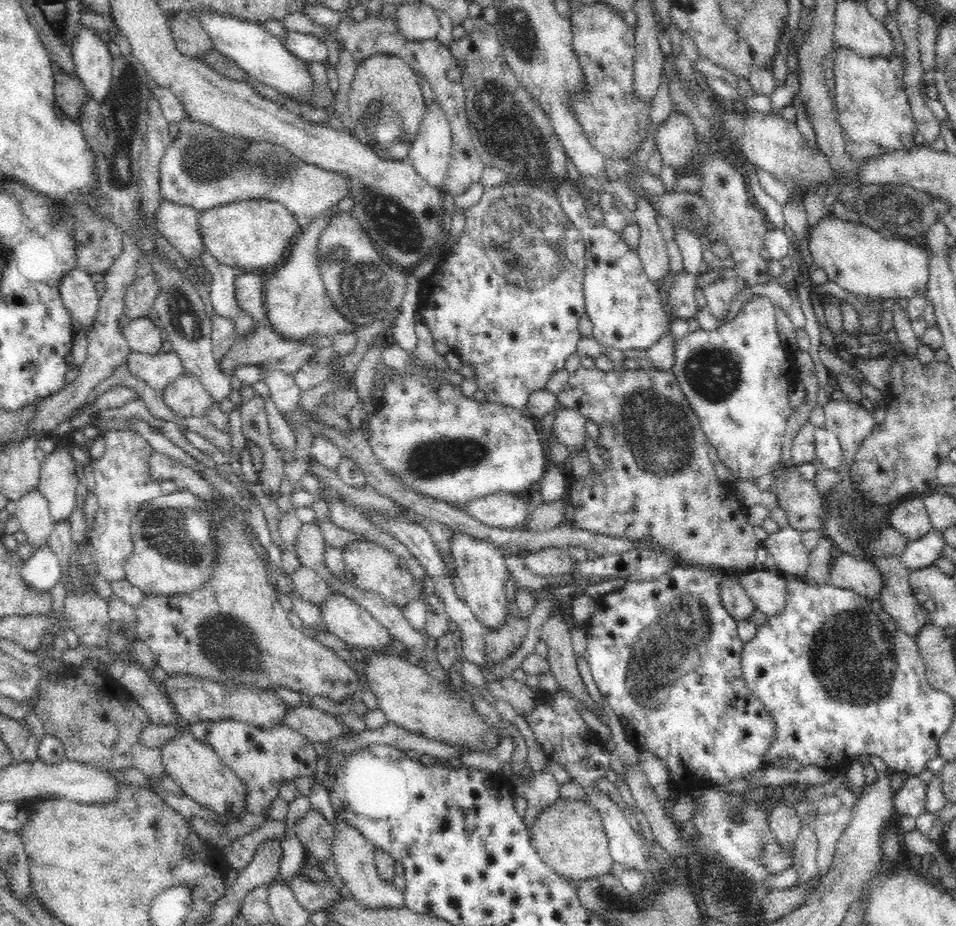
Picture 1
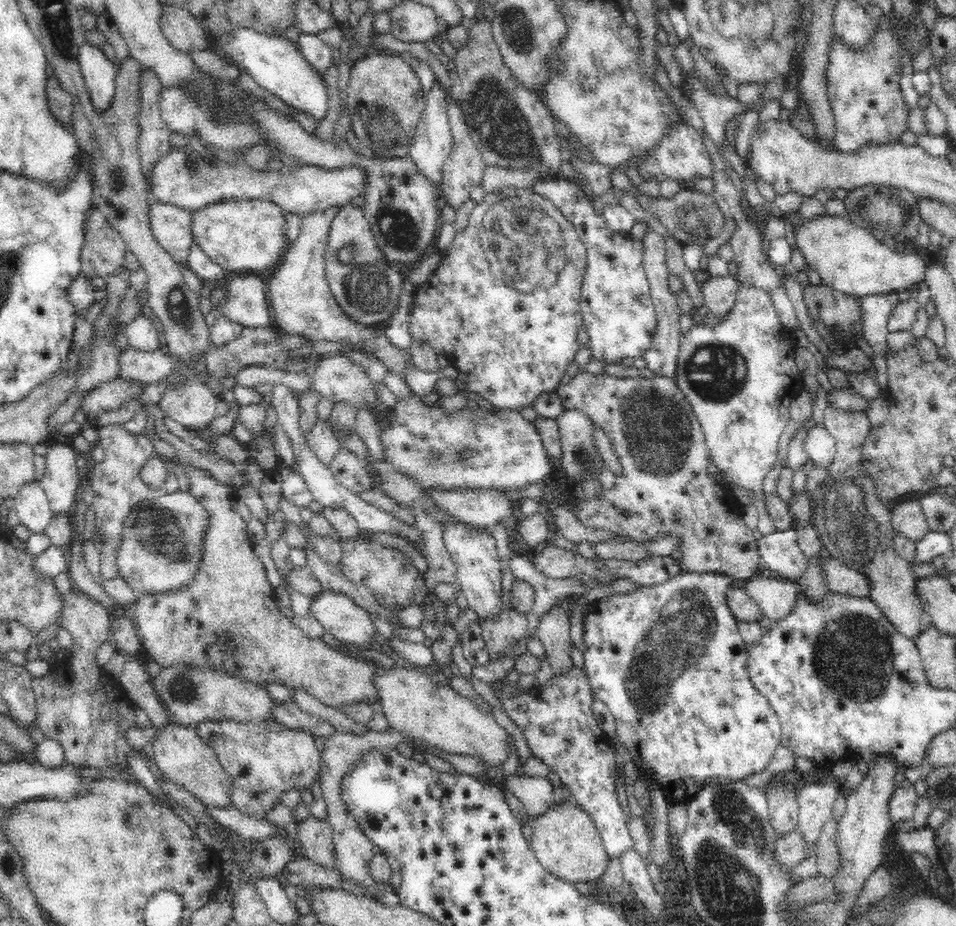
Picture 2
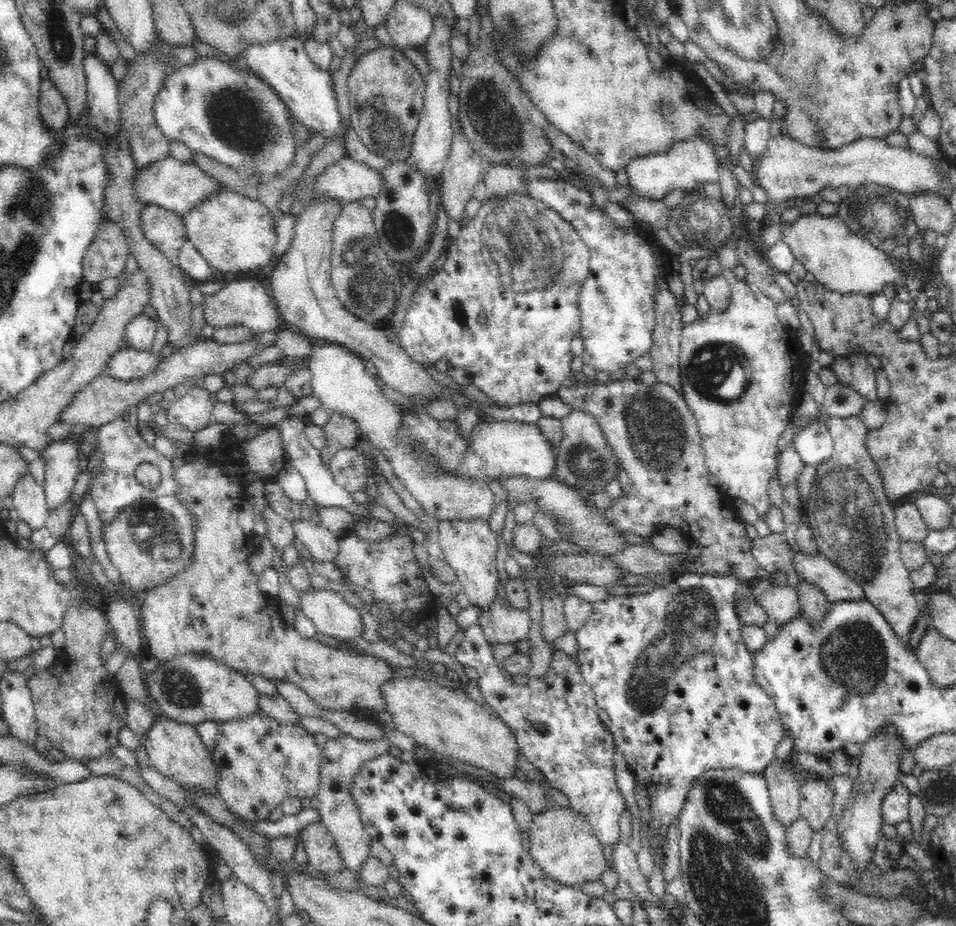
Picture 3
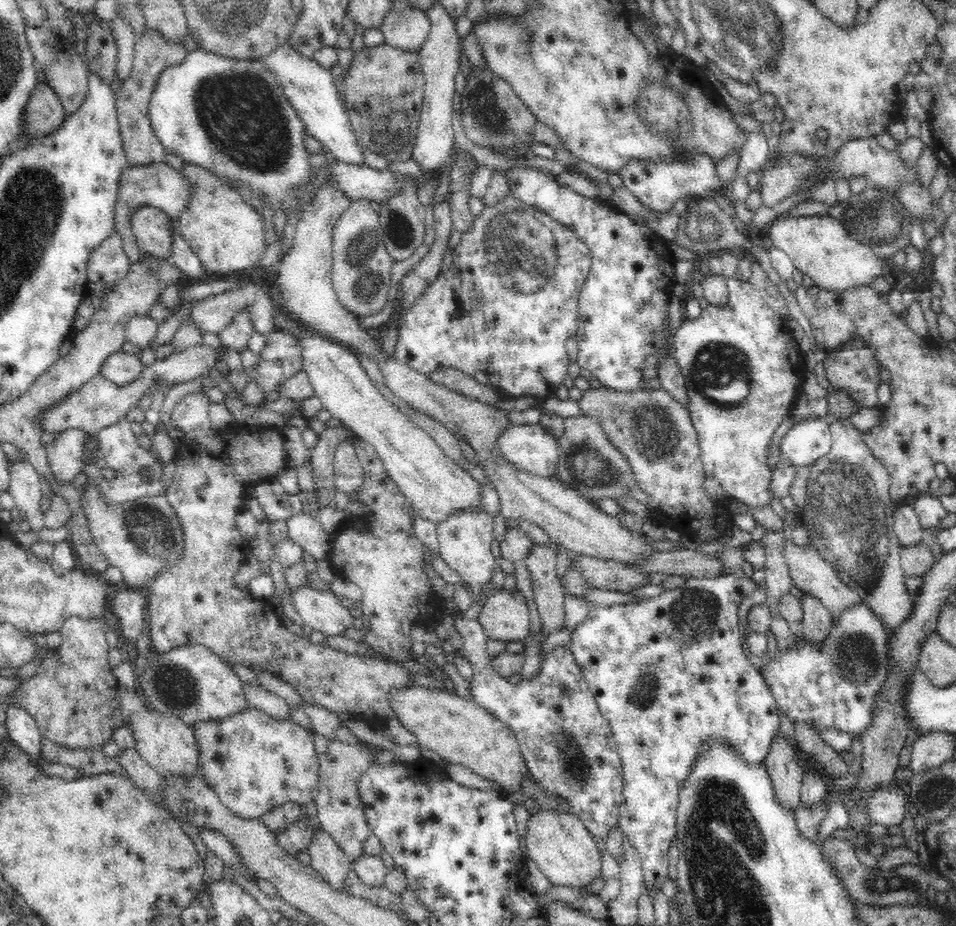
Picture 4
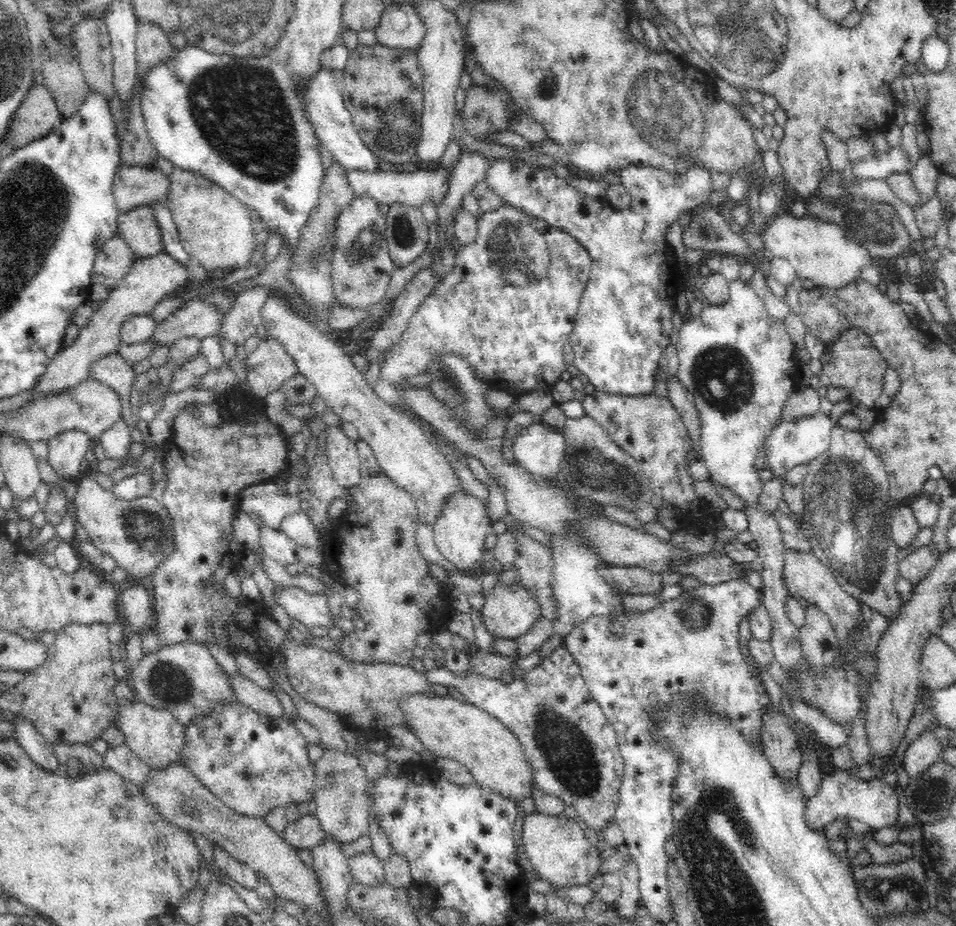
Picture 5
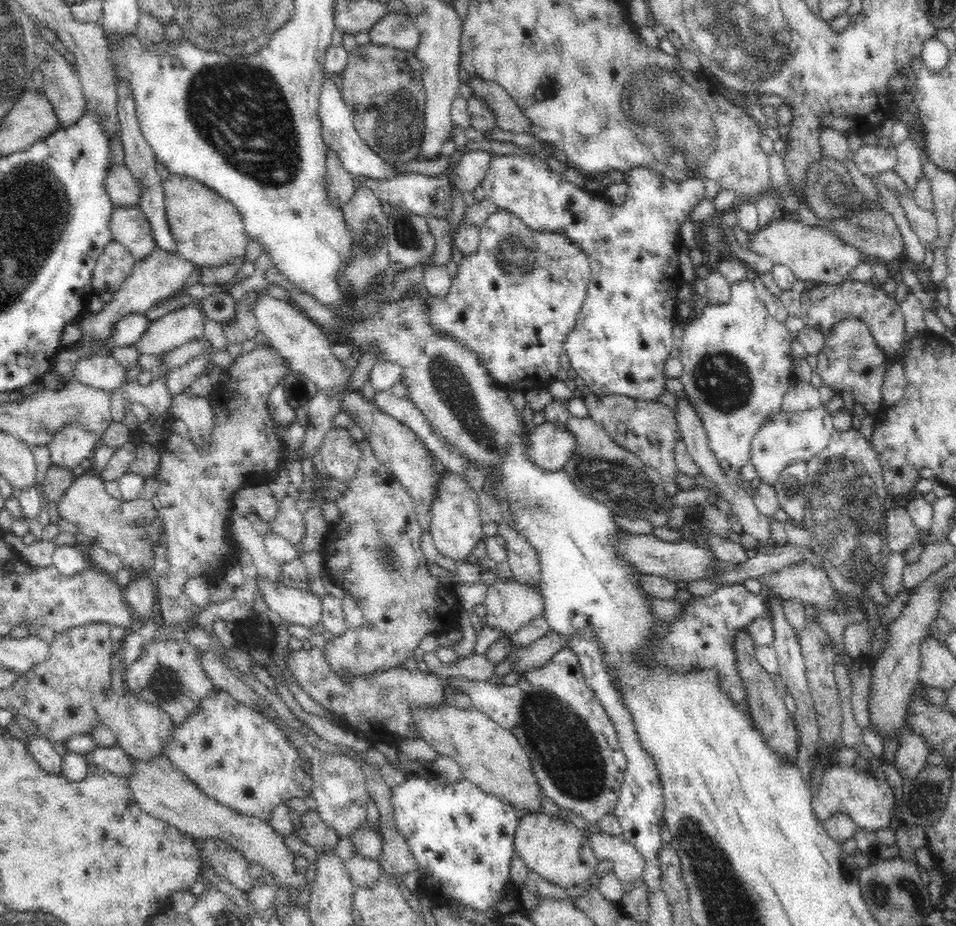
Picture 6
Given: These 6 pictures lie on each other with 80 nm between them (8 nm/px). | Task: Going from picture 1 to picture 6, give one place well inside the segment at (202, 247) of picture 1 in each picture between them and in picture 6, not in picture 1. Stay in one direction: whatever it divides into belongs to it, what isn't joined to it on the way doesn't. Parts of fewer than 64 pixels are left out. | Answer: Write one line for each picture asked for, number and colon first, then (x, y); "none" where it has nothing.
2: (172, 226)
3: (167, 230)
4: (154, 231)
5: (140, 229)
6: (130, 228)

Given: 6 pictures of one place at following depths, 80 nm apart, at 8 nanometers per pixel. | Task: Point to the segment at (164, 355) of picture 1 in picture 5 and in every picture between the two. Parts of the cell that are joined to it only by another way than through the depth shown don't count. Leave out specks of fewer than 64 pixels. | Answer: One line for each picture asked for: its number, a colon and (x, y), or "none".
2: (147, 367)
3: (129, 364)
4: (121, 368)
5: (111, 370)

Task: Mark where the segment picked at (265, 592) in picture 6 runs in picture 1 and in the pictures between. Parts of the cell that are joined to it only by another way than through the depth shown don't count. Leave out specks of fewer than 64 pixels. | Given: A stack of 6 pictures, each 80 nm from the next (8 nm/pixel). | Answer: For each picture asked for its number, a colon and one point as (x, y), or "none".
1: (342, 617)
2: (339, 615)
3: (327, 609)
4: (323, 611)
5: (312, 610)

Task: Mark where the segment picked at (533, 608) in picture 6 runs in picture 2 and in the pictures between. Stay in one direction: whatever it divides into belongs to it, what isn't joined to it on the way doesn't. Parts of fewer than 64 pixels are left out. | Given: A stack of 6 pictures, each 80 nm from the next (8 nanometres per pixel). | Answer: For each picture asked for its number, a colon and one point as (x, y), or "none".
2: (501, 634)
3: (503, 623)
4: (505, 617)
5: (508, 612)

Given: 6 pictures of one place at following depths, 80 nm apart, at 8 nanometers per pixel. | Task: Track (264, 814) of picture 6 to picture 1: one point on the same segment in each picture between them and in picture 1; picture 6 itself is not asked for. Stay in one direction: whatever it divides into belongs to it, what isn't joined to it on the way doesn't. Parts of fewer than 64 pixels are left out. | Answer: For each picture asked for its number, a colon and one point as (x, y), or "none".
1: (263, 758)
2: (265, 759)
3: (261, 762)
4: (255, 763)
5: (255, 764)

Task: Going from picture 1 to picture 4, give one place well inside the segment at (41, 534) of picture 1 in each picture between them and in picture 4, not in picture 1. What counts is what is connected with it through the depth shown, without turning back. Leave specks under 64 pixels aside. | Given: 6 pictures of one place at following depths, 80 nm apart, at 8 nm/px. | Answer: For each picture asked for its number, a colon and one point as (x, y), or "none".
2: (32, 506)
3: (29, 500)
4: (24, 486)

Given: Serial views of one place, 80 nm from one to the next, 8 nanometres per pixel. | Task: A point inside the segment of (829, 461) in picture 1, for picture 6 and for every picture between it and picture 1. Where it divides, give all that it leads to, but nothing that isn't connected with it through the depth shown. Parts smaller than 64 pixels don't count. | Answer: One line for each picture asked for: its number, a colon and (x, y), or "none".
2: (819, 444)
3: (814, 443)
4: (808, 441)
5: (792, 442)
6: (786, 438)

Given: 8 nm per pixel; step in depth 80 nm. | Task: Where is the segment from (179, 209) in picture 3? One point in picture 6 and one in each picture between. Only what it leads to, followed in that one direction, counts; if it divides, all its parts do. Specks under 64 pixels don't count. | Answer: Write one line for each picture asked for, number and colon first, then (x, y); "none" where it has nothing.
4: (159, 185)
5: (135, 186)
6: (124, 191)

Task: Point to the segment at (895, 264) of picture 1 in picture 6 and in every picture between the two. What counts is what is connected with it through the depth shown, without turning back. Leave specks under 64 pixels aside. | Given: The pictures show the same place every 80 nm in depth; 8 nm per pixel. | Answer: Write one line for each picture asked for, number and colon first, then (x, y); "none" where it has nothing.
2: (849, 259)
3: (844, 262)
4: (819, 247)
5: (817, 249)
6: (811, 253)

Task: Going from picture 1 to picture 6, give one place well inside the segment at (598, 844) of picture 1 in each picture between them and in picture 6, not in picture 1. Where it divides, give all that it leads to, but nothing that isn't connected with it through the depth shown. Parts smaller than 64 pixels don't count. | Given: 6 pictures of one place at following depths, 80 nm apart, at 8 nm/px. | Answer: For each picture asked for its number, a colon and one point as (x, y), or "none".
2: (565, 839)
3: (562, 841)
4: (558, 842)
5: (560, 853)
6: (554, 848)

